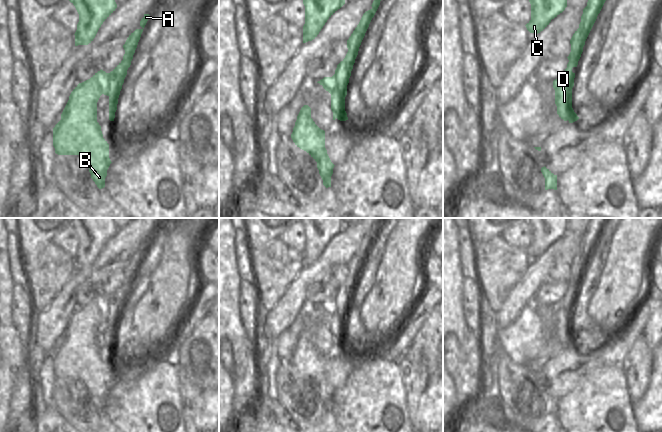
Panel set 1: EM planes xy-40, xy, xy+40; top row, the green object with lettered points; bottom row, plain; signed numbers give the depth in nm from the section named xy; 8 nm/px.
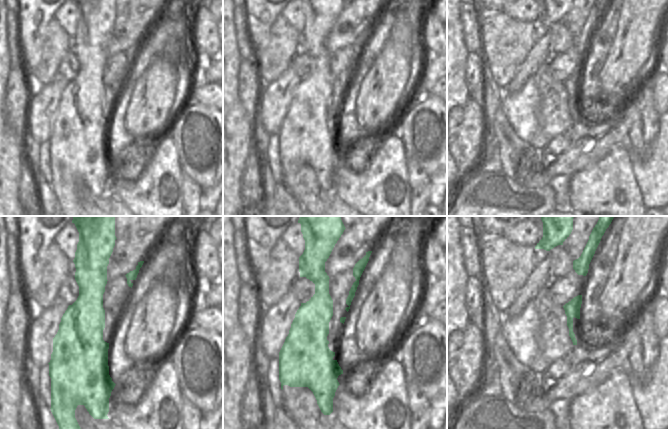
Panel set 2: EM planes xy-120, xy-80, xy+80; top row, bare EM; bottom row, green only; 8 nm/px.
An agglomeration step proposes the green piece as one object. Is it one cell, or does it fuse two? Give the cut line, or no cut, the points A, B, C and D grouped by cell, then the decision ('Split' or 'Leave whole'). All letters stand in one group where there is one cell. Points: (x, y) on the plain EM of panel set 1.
Split along xy-40 (109, 297), (109, 317), (107, 319). Groups: A D / B C. Split

